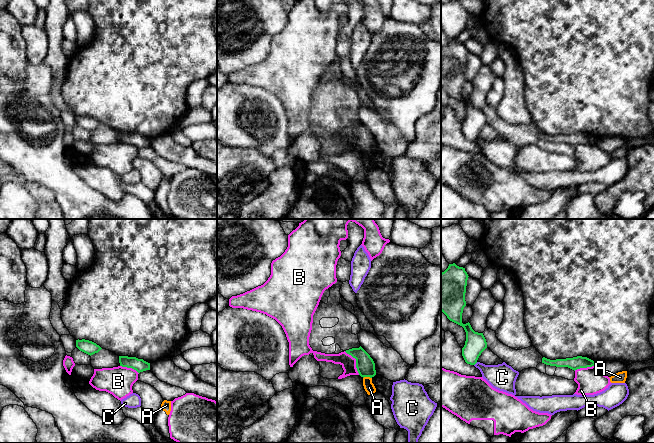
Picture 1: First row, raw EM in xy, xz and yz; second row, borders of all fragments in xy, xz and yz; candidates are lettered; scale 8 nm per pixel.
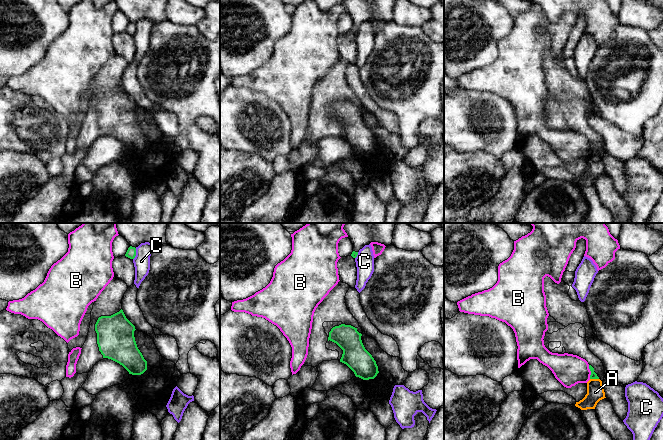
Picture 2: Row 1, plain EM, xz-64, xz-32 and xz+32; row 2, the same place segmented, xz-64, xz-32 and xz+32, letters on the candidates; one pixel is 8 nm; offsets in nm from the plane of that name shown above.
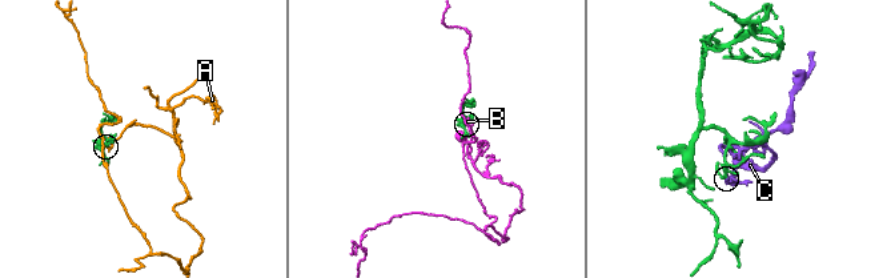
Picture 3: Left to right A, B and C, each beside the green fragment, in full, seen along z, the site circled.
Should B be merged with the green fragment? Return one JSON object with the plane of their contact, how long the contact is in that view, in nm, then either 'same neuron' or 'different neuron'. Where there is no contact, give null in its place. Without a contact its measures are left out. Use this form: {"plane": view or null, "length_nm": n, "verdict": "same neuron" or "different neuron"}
{"plane": "xz", "length_nm": 220, "verdict": "different neuron"}

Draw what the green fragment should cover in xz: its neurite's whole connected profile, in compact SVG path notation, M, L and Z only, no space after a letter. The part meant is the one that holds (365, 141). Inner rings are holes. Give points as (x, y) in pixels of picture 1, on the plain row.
M360 122L345 127L356 135L356 144L361 153L374 153L376 151L375 139L370 131Z

